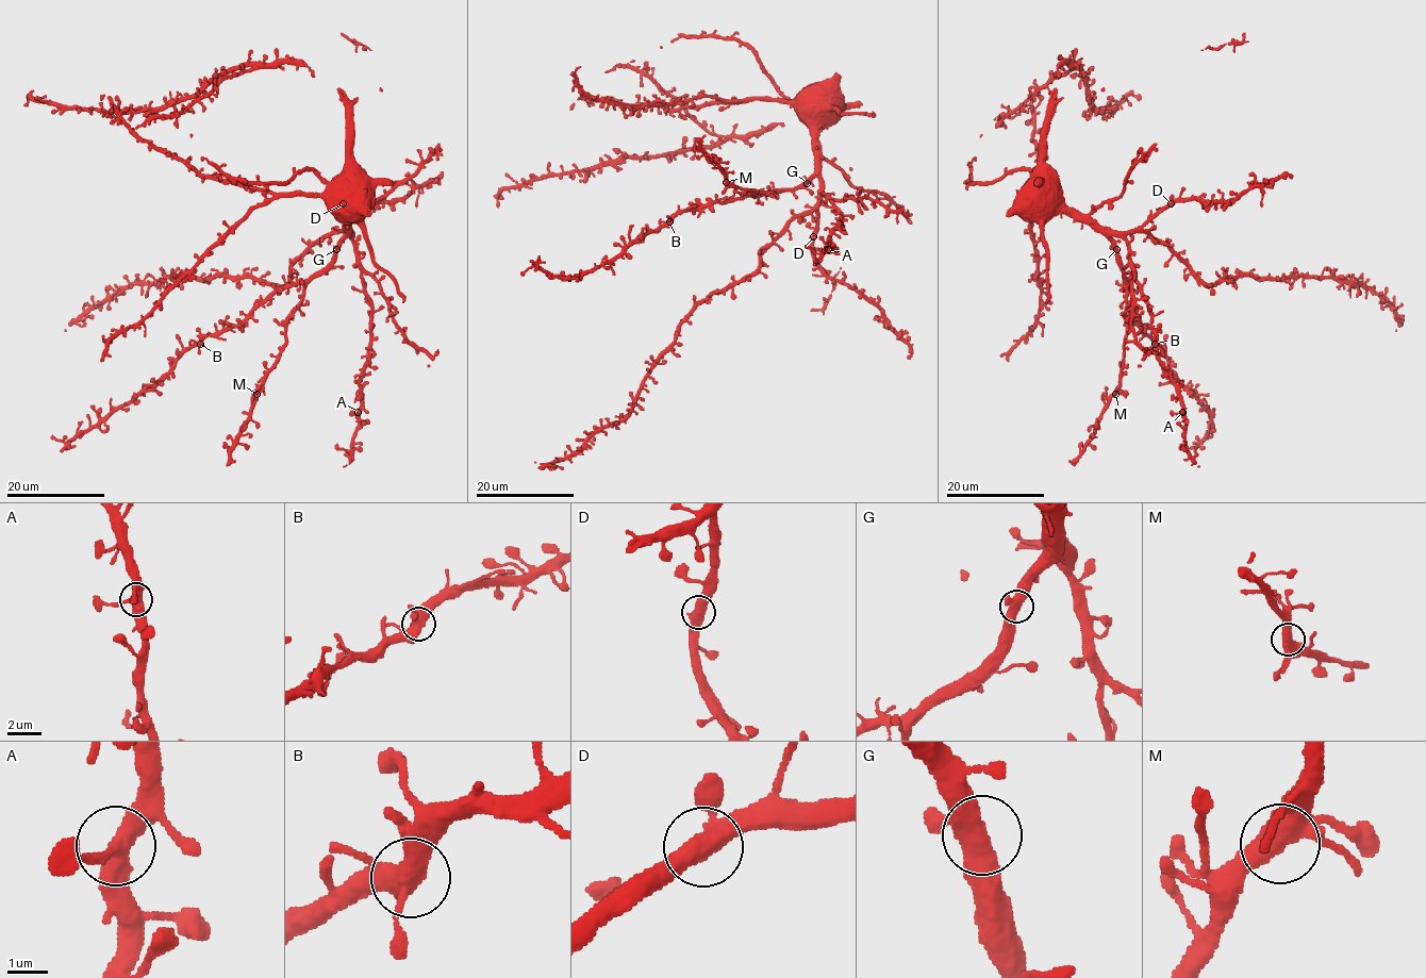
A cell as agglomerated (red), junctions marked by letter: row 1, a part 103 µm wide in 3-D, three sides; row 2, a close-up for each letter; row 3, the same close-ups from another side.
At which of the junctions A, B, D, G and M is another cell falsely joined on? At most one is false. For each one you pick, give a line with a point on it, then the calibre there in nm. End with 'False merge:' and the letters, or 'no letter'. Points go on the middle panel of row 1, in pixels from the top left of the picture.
False merge: no letter

